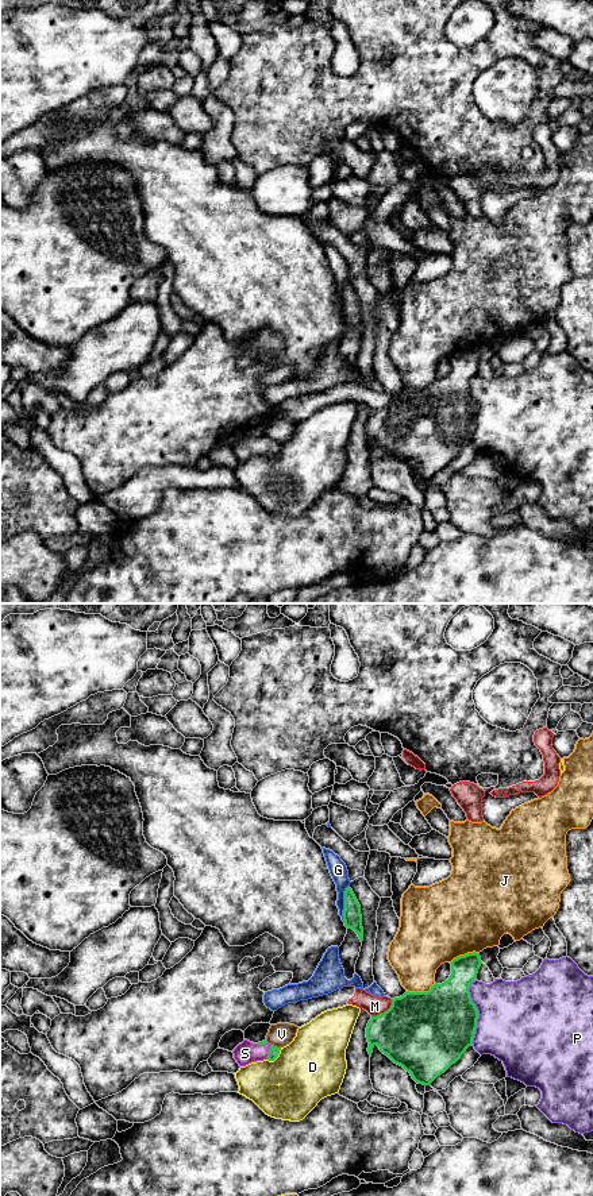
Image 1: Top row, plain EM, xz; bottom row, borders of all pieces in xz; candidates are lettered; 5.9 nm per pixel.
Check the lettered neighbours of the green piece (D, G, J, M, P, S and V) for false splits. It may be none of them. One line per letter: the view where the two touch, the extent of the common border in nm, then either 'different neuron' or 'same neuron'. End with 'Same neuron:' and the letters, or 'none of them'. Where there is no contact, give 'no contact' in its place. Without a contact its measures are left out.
D: contact in xz; length 120 nm; different neuron
G: contact in xz; length 220 nm; different neuron
J: contact in xz; length 190 nm; different neuron
M: contact in xz; length 170 nm; different neuron
P: contact in xz; length 380 nm; different neuron
S: contact in xz; length 90 nm; same neuron
V: contact in xz; length 60 nm; different neuron
Same neuron: S

